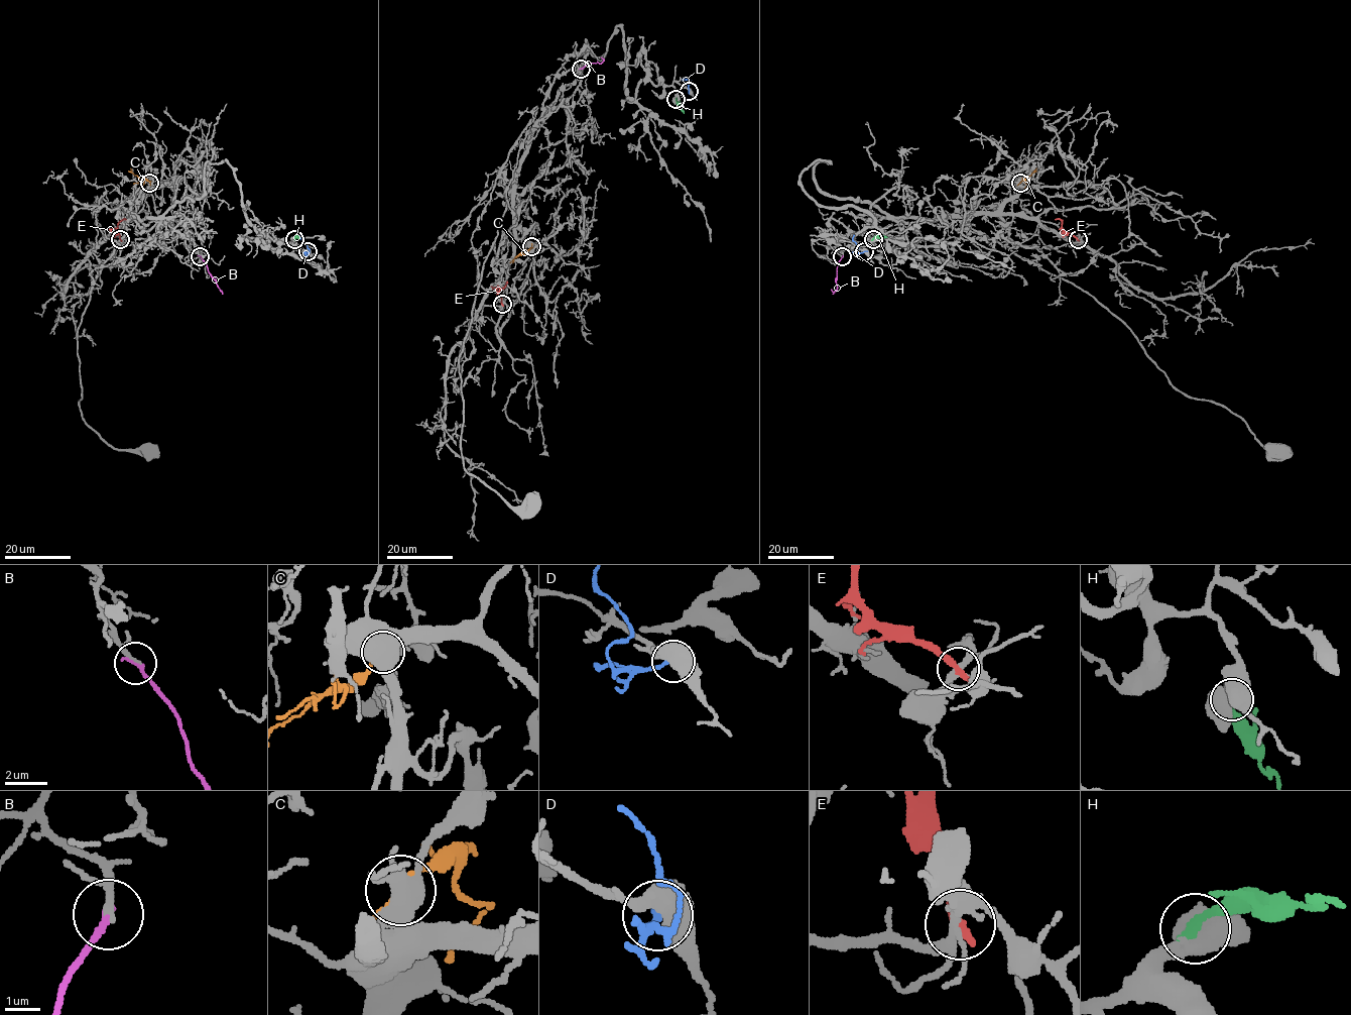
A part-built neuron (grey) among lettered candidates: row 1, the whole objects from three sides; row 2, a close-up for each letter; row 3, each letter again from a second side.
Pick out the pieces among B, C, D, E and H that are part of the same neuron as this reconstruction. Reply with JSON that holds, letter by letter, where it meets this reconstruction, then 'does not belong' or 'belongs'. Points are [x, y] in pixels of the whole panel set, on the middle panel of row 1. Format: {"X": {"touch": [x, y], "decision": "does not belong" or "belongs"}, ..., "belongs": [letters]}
{"B": {"touch": [581, 69], "decision": "does not belong"}, "C": {"touch": [531, 246], "decision": "does not belong"}, "D": {"touch": [689, 91], "decision": "does not belong"}, "E": {"touch": [502, 304], "decision": "does not belong"}, "H": {"touch": [676, 99], "decision": "belongs"}, "belongs": ["H"]}

